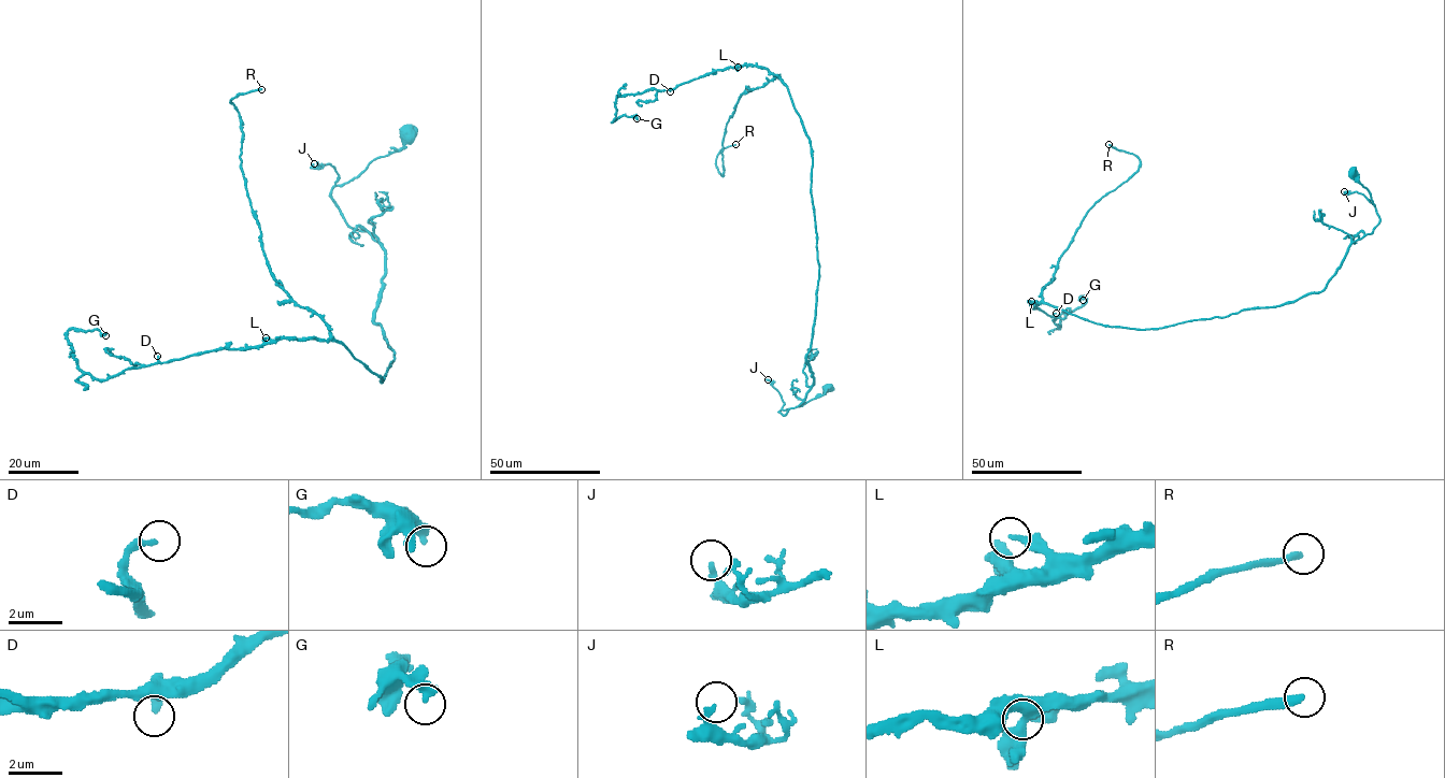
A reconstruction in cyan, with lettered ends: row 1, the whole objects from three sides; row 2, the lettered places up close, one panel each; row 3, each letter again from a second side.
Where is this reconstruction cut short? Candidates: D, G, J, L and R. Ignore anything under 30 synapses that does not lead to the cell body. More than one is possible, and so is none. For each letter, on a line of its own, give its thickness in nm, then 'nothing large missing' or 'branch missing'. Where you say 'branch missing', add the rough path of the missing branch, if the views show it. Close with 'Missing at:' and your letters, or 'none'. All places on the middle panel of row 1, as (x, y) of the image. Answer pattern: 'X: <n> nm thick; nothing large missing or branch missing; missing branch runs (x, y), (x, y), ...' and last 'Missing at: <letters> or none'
D: 280 nm thick; branch missing; missing branch runs (670, 91), (670, 101), (661, 115), (649, 119), (641, 129), (628, 128)
G: 400 nm thick; nothing large missing
J: 200 nm thick; nothing large missing
L: 240 nm thick; nothing large missing
R: 260 nm thick; branch missing; missing branch runs (735, 144), (746, 144), (750, 149), (746, 182), (758, 184), (761, 181)
Missing at: D, R

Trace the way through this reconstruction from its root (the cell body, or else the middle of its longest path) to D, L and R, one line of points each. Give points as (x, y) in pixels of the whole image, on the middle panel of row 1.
D: (828, 388), (780, 412), (813, 385), (806, 355), (819, 272), (811, 140), (786, 85), (744, 65), (670, 91)
L: (828, 388), (780, 412), (813, 385), (812, 147), (786, 85), (766, 69), (738, 67)
R: (828, 388), (780, 412), (813, 385), (819, 264), (811, 140), (778, 77), (739, 98), (721, 175), (735, 144)

